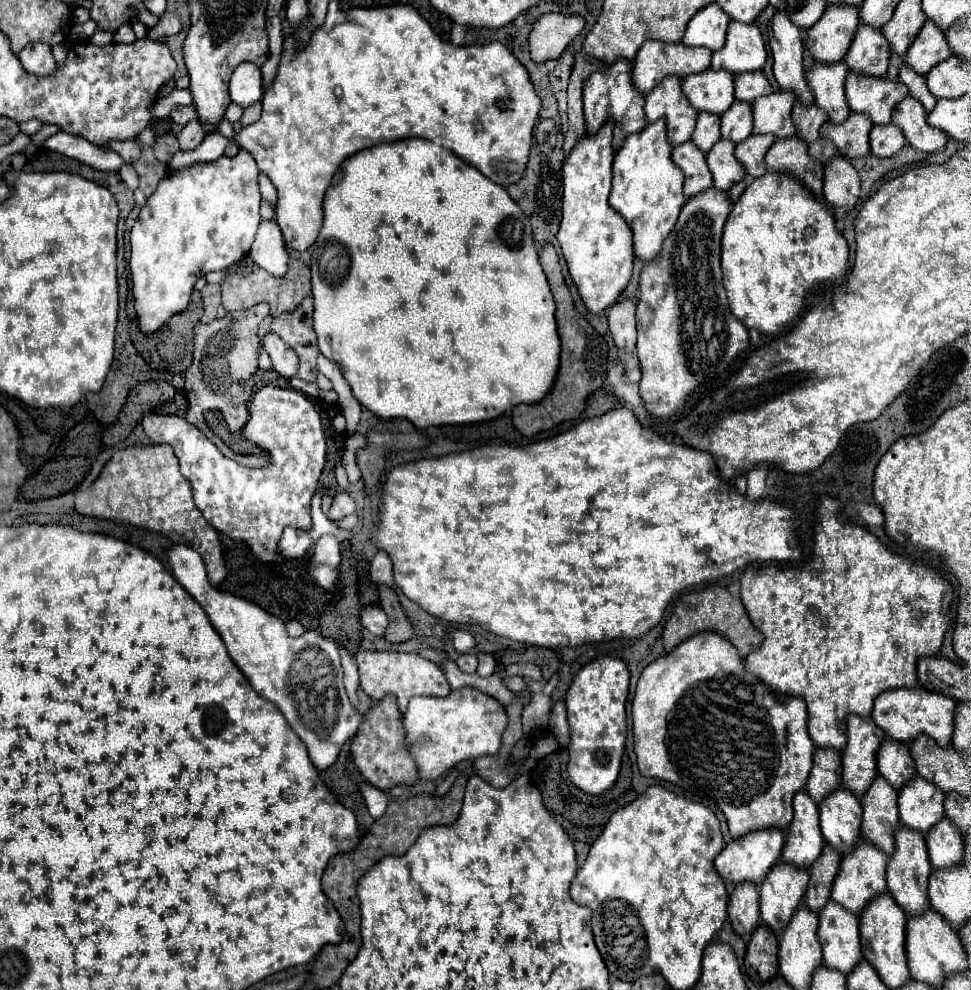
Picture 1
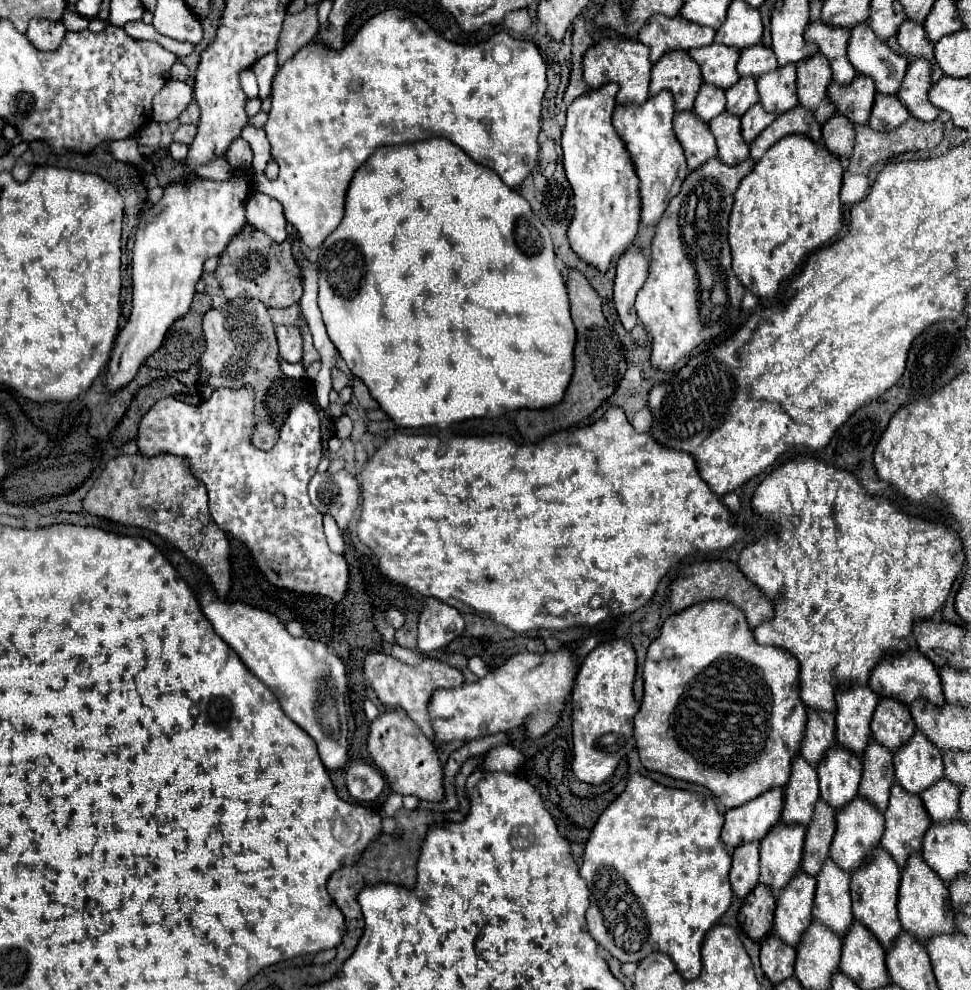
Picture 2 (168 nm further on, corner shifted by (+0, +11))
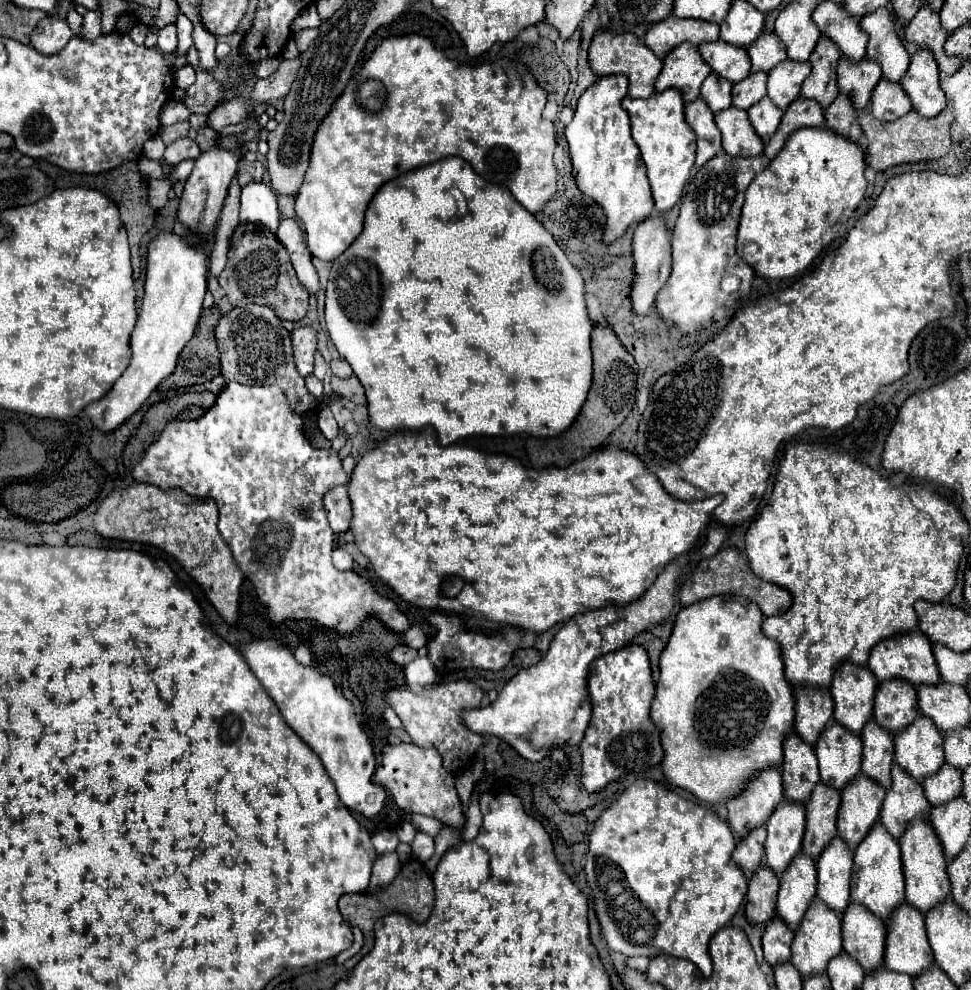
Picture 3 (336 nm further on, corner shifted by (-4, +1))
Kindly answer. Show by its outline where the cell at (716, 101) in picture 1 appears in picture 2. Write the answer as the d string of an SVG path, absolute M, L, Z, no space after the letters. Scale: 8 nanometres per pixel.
M710 44L702 50L690 50L688 54L700 66L702 82L726 90L740 80L736 72L736 62L740 56L738 50L726 50L726 46Z

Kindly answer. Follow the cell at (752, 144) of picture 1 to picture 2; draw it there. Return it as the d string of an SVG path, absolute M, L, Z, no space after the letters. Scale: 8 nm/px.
M754 104L754 106L740 118L744 142L750 144L766 126L770 126L770 124L774 122L774 118L776 118L776 116L774 116L774 114L766 114L760 104Z

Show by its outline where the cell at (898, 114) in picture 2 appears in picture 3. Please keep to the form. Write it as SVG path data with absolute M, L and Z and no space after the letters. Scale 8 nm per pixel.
M880 78L870 98L870 110L878 120L896 120L912 110L912 102L900 88L900 82Z

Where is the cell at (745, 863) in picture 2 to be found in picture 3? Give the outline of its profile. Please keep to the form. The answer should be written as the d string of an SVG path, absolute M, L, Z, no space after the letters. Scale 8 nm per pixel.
M758 826L752 832L748 832L748 836L744 836L732 852L734 862L742 866L748 878L756 872L756 868L764 860L764 840L766 840L766 826Z

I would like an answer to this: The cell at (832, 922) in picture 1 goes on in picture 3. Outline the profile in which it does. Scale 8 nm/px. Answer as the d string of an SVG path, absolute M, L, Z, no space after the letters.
M834 836L830 844L818 856L818 896L836 912L844 912L850 902L850 876L852 876L852 856L850 846Z

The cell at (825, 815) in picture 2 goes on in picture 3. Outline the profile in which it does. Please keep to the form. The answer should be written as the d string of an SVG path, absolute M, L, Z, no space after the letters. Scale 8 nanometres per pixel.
M820 780L806 800L806 834L802 842L802 852L812 856L814 860L826 848L828 840L836 836L838 808L840 792Z

